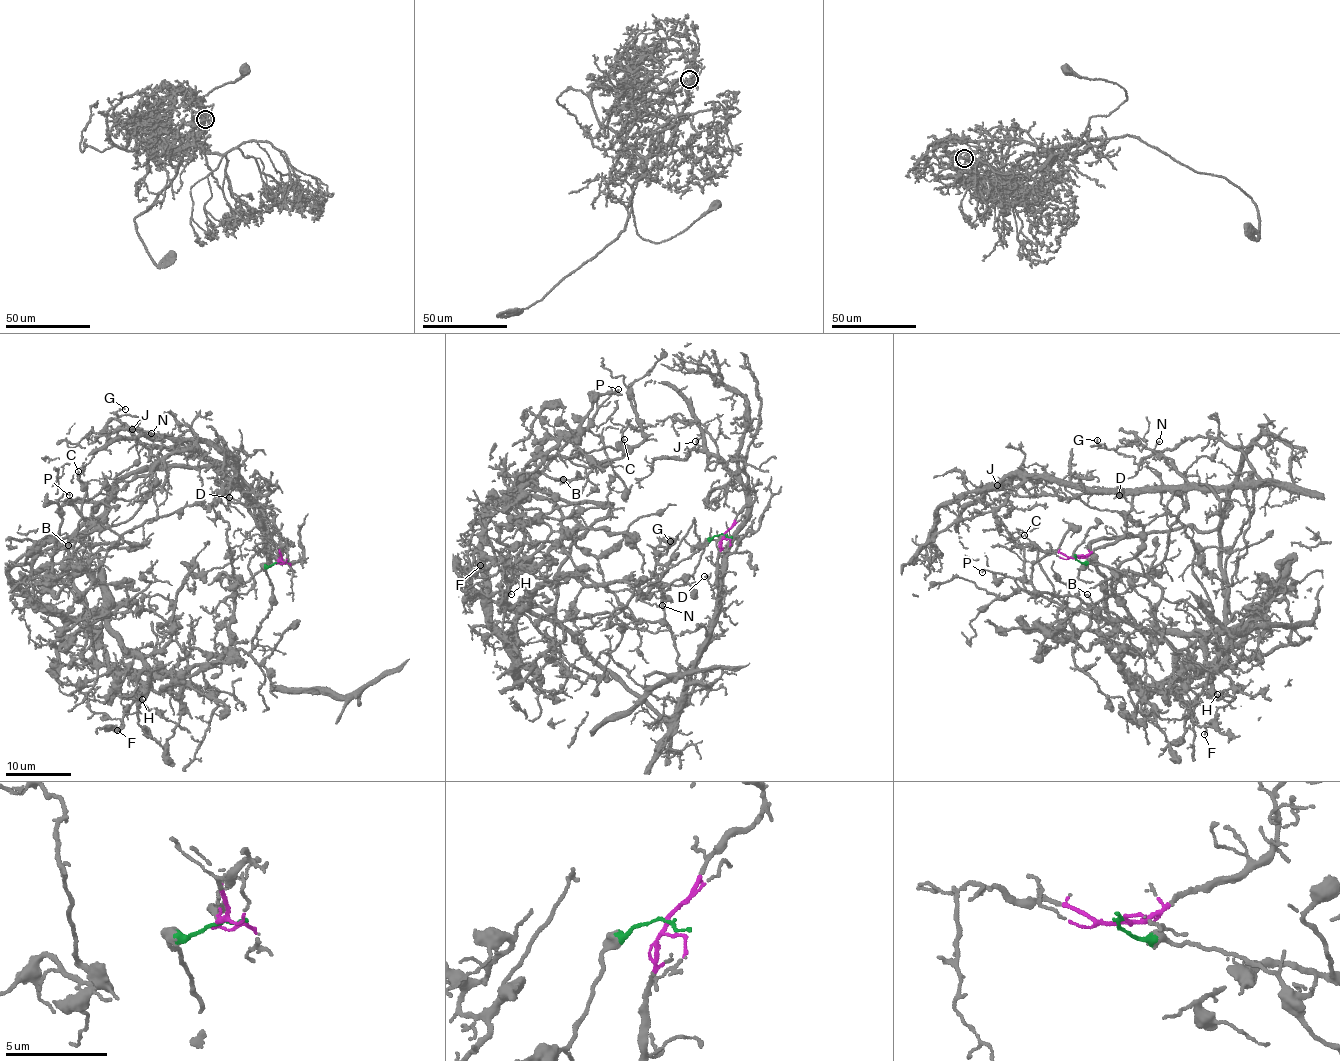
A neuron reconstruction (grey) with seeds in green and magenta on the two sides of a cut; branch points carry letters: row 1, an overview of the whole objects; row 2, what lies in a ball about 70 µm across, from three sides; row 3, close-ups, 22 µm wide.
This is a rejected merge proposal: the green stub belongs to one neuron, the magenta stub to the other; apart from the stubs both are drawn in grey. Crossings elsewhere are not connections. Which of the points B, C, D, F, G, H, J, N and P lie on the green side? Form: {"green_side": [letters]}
{"green_side": ["B", "C", "F", "H", "P"]}

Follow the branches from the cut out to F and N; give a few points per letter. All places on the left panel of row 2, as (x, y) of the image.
F: (279, 562), (252, 648), (181, 673), (153, 675), (102, 614), (66, 627), (59, 677), (116, 730)
N: (279, 562), (279, 534), (261, 509), (265, 534), (254, 518), (238, 473), (195, 451), (155, 444), (151, 433)

